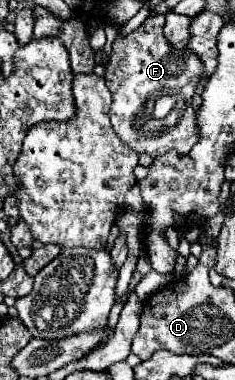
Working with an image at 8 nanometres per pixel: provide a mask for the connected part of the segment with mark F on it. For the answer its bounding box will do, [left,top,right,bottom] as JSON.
[105,16,201,158]

